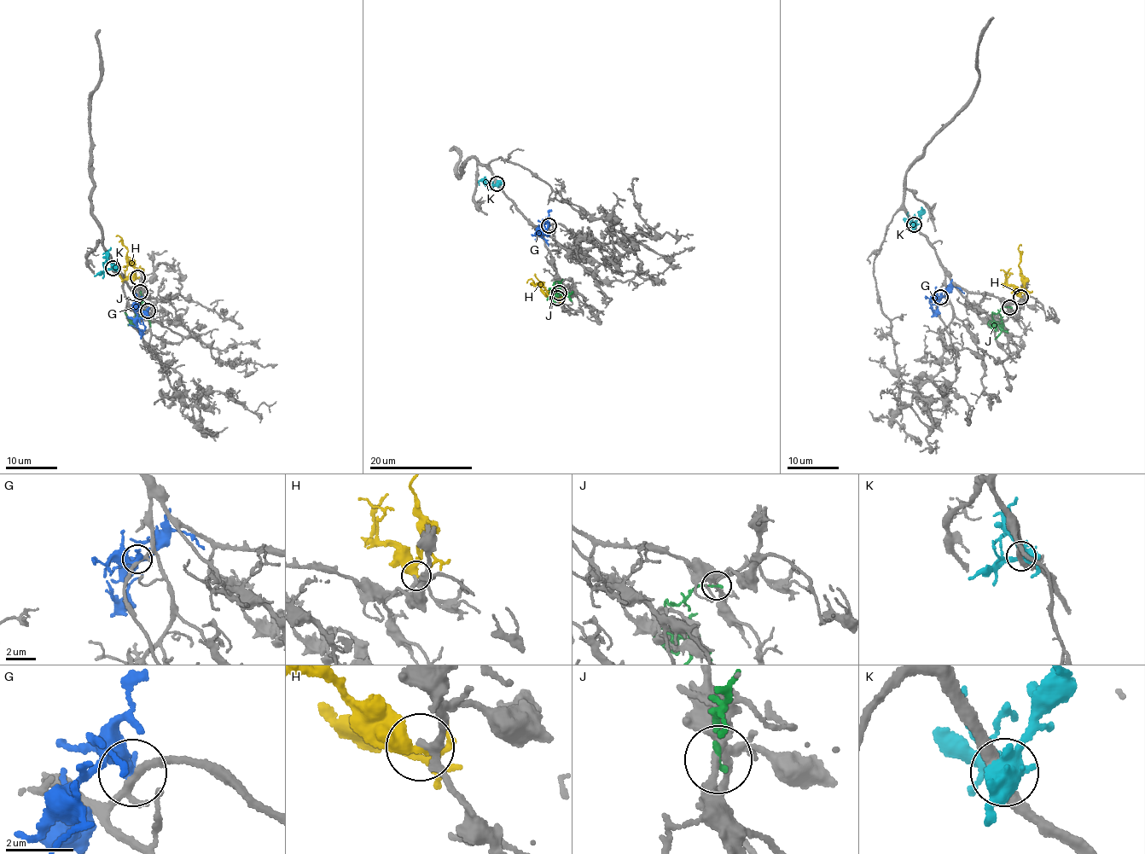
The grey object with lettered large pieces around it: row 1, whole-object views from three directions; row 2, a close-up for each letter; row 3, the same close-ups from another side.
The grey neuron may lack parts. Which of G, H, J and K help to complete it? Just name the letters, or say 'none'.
H

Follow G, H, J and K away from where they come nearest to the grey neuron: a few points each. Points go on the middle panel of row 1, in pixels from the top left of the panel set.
G: (549, 225), (544, 223), (539, 236), (549, 246)
H: (557, 298), (543, 292), (541, 284), (536, 284), (531, 279), (526, 283)
J: (560, 293), (560, 282), (555, 281), (554, 287), (568, 295), (561, 286)
K: (496, 183), (489, 186), (479, 181), (479, 185)

